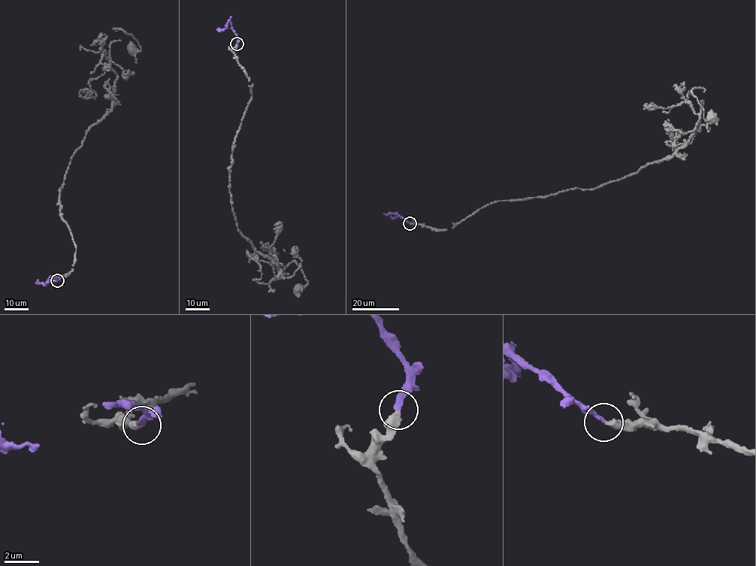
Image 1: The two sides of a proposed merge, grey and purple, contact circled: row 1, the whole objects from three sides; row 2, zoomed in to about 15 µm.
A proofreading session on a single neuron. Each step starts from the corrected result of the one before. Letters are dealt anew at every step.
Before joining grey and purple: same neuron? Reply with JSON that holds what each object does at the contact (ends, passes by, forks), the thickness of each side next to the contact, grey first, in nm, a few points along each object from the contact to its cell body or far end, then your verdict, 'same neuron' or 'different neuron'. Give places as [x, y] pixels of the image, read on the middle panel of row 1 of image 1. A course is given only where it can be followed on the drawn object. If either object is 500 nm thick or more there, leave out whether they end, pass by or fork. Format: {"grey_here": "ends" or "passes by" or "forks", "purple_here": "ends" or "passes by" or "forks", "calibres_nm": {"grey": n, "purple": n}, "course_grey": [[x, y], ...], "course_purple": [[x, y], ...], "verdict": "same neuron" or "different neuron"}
{"grey_here": "ends", "purple_here": "ends", "calibres_nm": {"grey": 440, "purple": 260}, "course_grey": [[237, 44], [252, 99], [232, 149], [234, 216], [277, 264], [276, 279], [294, 261], [307, 282], [298, 290]], "course_purple": [[237, 44], [237, 38], [231, 22], [228, 22], [223, 29], [219, 28]], "verdict": "same neuron"}

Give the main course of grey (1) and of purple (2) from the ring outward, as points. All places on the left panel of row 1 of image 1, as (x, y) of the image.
1: (57, 280), (76, 246), (60, 189), (111, 108), (113, 28), (132, 49)
2: (57, 280), (51, 277), (45, 285), (37, 280)

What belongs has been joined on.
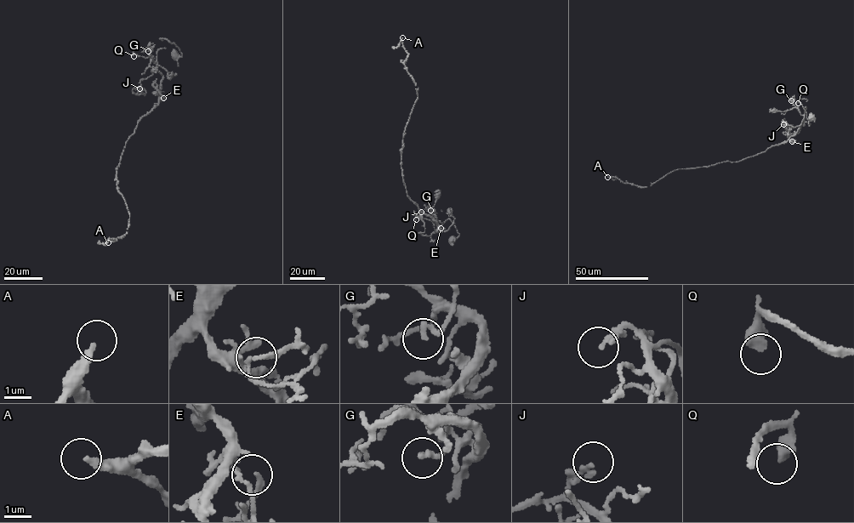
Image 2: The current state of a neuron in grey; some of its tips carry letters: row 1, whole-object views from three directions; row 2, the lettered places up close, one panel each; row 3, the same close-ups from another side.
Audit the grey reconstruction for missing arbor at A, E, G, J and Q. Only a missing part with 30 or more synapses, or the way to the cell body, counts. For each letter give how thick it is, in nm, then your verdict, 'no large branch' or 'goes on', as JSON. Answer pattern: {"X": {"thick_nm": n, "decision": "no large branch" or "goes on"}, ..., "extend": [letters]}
{"A": {"thick_nm": 240, "decision": "goes on"}, "E": {"thick_nm": 160, "decision": "no large branch"}, "G": {"thick_nm": 190, "decision": "no large branch"}, "J": {"thick_nm": 200, "decision": "no large branch"}, "Q": {"thick_nm": 480, "decision": "goes on"}, "extend": ["A", "Q"]}

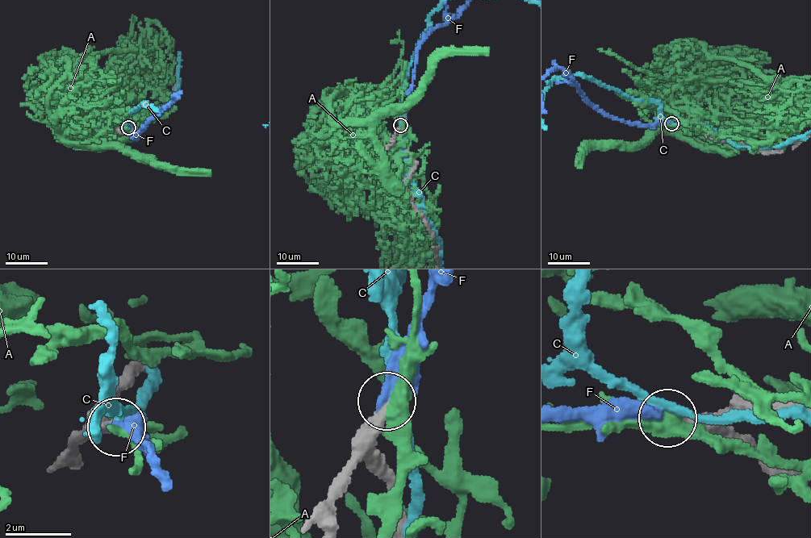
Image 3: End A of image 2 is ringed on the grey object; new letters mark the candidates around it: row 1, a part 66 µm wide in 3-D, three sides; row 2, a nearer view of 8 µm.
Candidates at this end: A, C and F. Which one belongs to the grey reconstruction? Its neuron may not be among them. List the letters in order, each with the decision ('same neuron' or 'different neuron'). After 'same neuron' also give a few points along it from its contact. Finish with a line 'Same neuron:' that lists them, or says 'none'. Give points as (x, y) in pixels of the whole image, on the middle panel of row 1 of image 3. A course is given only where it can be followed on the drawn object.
A: different neuron
C: different neuron
F: same neuron
Same neuron: F

